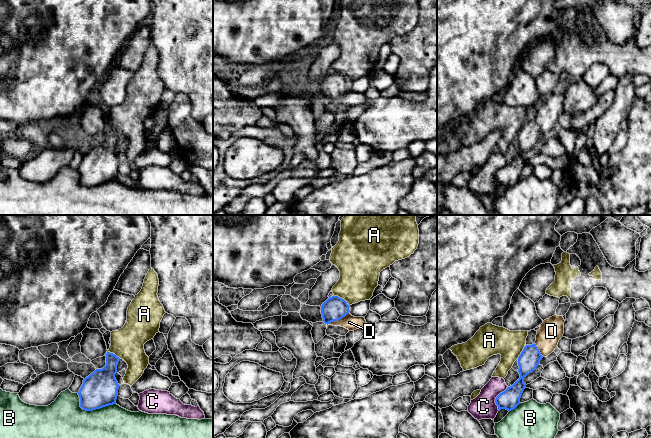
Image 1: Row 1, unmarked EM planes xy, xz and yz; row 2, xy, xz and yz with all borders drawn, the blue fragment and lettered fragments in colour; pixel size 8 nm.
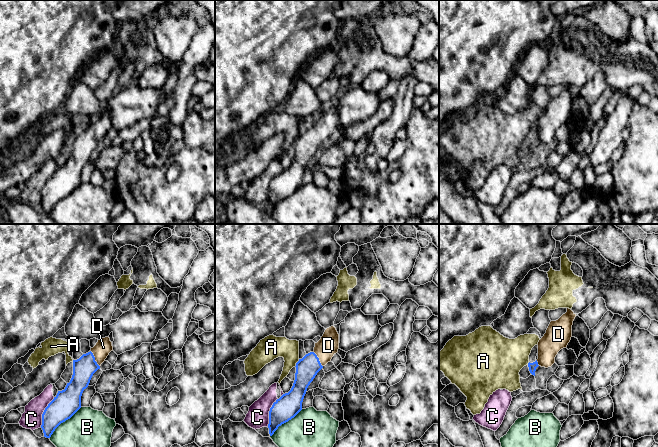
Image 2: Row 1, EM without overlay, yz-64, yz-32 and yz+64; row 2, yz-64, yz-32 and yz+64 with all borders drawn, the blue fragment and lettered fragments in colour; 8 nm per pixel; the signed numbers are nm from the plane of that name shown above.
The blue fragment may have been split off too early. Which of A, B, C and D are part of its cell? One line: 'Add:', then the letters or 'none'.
Add: D

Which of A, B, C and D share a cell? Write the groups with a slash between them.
A / B / C / D

